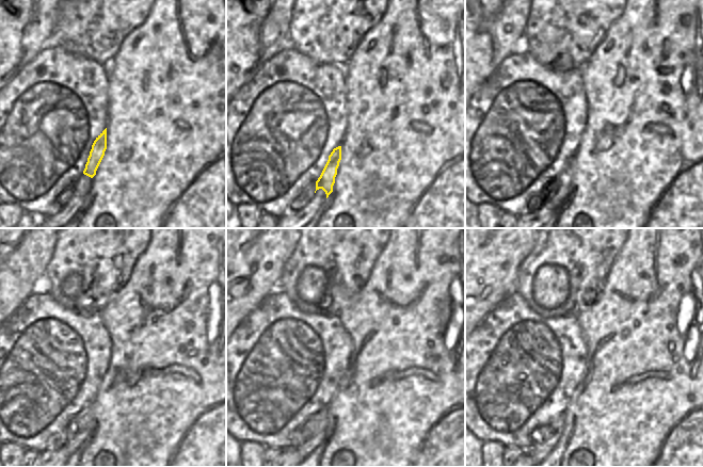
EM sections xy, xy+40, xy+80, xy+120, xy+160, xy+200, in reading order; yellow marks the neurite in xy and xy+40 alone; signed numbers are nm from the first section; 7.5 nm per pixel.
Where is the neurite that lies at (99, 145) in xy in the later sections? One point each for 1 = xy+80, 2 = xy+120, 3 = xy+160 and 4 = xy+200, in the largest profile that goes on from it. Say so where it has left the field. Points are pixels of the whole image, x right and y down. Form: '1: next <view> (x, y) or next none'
1: next xy+80 (559, 188)
2: next xy+120 (78, 429)
3: next xy+160 (314, 431)
4: next xy+200 (545, 438)

